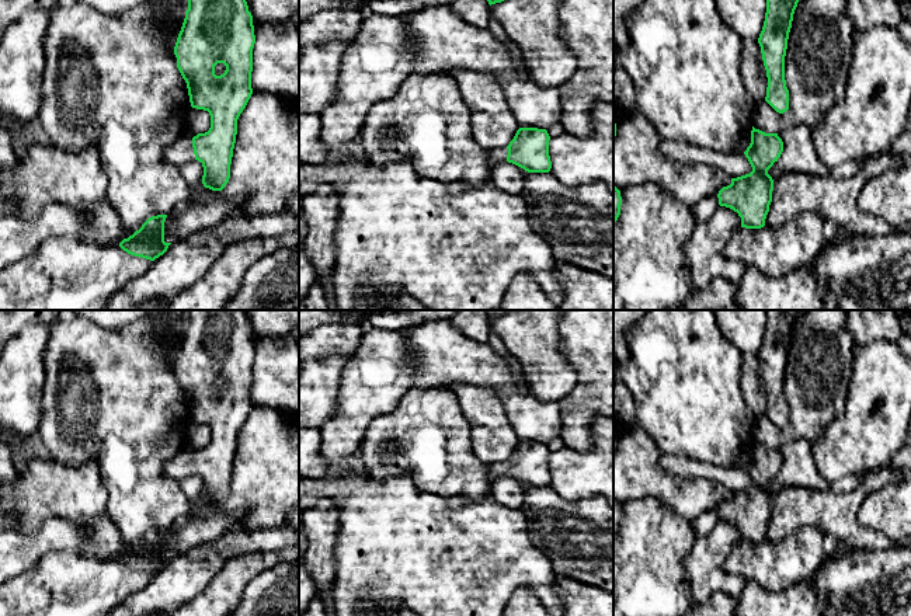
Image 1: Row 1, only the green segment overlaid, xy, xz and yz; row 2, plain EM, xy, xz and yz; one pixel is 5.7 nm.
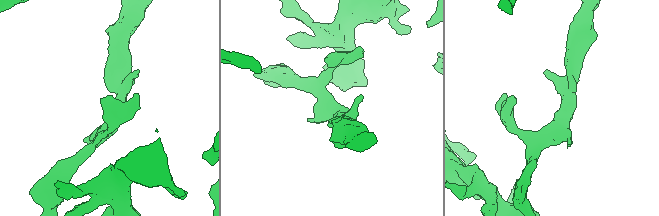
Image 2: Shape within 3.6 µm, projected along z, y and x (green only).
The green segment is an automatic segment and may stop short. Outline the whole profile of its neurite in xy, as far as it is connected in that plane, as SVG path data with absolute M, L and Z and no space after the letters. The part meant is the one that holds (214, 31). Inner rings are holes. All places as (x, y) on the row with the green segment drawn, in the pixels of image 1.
M188 0L174 55L187 83L191 107L209 112L211 128L194 138L181 135L166 147L164 160L178 167L192 160L201 161L202 184L212 191L222 191L230 178L237 119L253 94L254 43L253 15L246 0Z

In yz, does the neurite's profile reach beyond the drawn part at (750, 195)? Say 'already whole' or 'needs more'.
already whole

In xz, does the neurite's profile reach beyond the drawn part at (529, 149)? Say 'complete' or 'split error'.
split error

